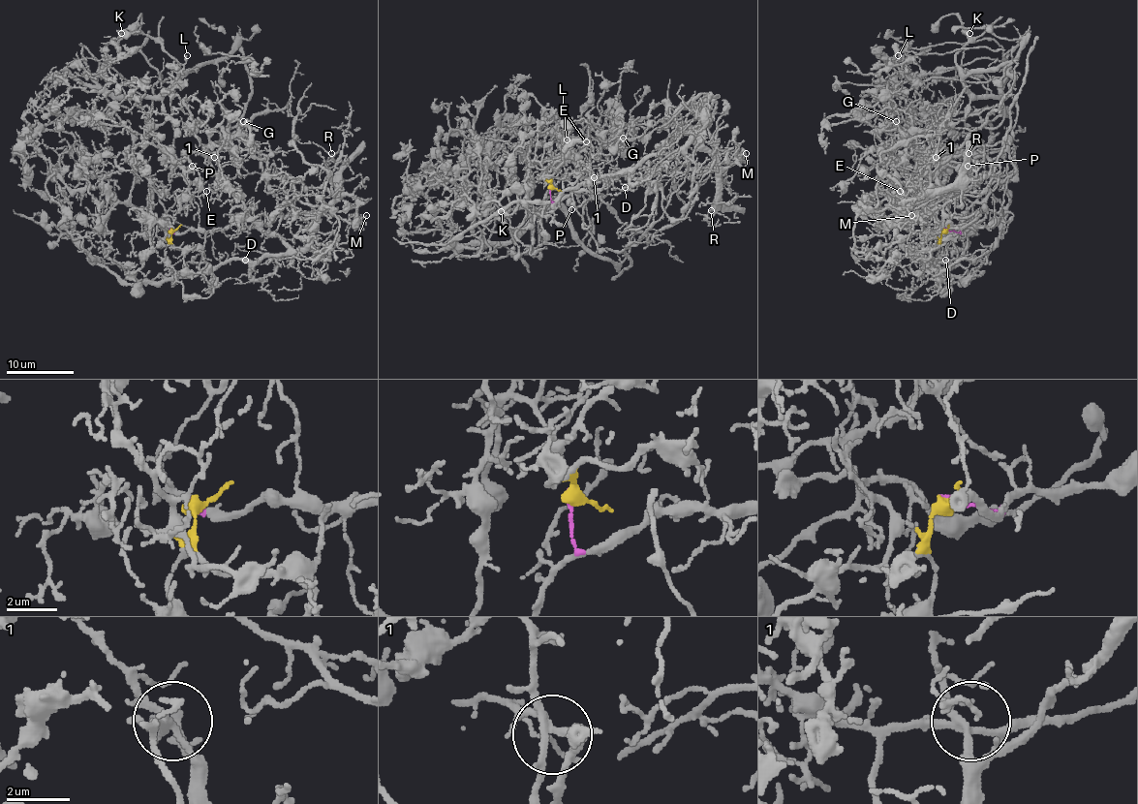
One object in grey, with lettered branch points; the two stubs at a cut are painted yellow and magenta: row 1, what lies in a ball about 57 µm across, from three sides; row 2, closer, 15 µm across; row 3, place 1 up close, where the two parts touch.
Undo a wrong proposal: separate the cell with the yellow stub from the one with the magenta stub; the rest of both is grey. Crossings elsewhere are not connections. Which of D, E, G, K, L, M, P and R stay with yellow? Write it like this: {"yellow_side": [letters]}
{"yellow_side": ["E", "G", "L"]}

